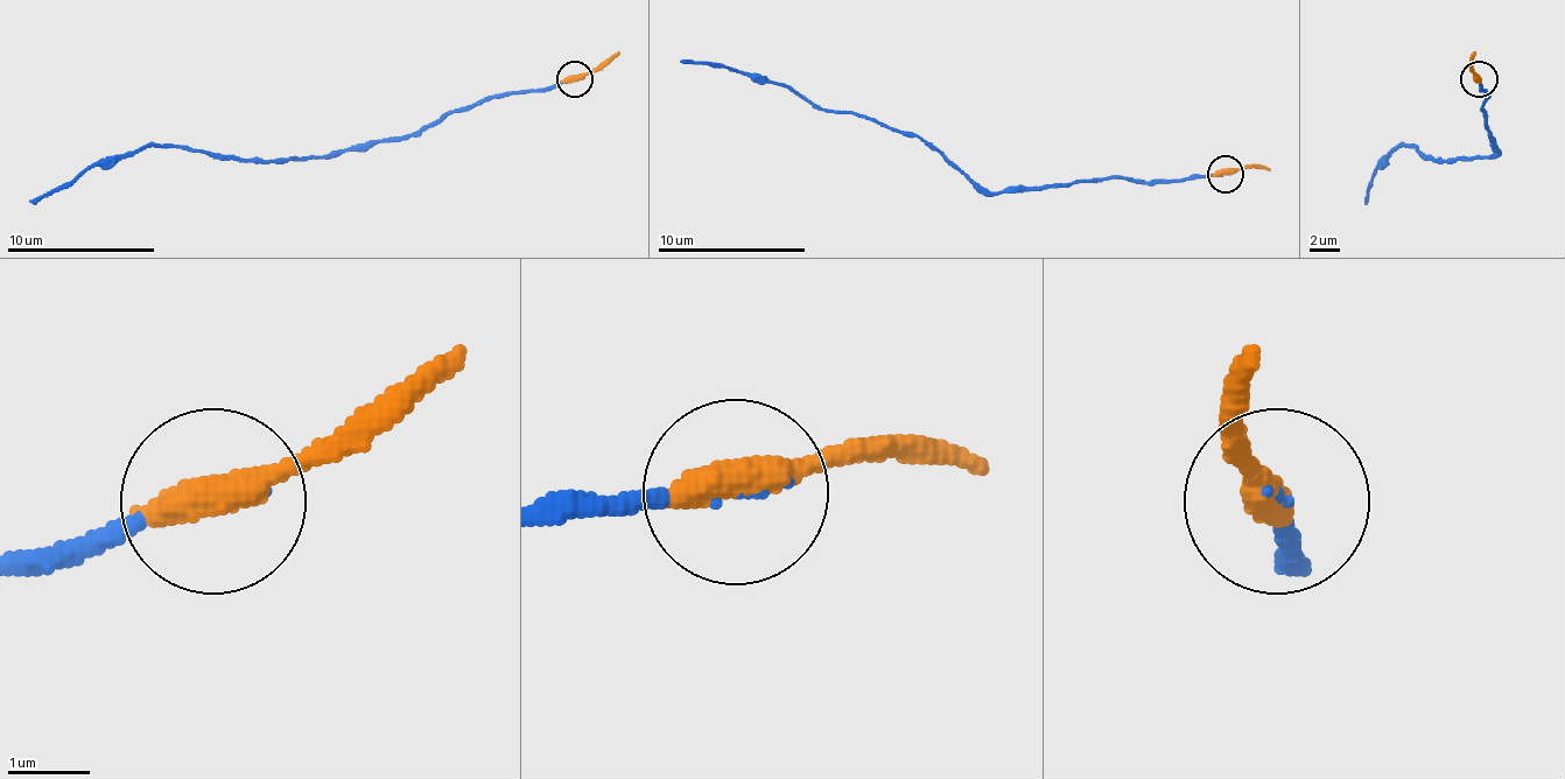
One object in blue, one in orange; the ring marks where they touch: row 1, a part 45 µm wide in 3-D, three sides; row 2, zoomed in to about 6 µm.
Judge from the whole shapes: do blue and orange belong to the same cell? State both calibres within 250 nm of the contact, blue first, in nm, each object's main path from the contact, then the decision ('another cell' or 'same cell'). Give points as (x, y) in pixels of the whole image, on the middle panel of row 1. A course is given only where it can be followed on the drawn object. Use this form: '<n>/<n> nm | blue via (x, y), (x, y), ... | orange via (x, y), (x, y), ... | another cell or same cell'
60/550 nm | blue via (1225, 175), (1146, 182), (1085, 179), (988, 194), (914, 134), (851, 112), (826, 112), (727, 68), (679, 61) | orange via (1225, 175), (1250, 167), (1269, 172) | same cell

